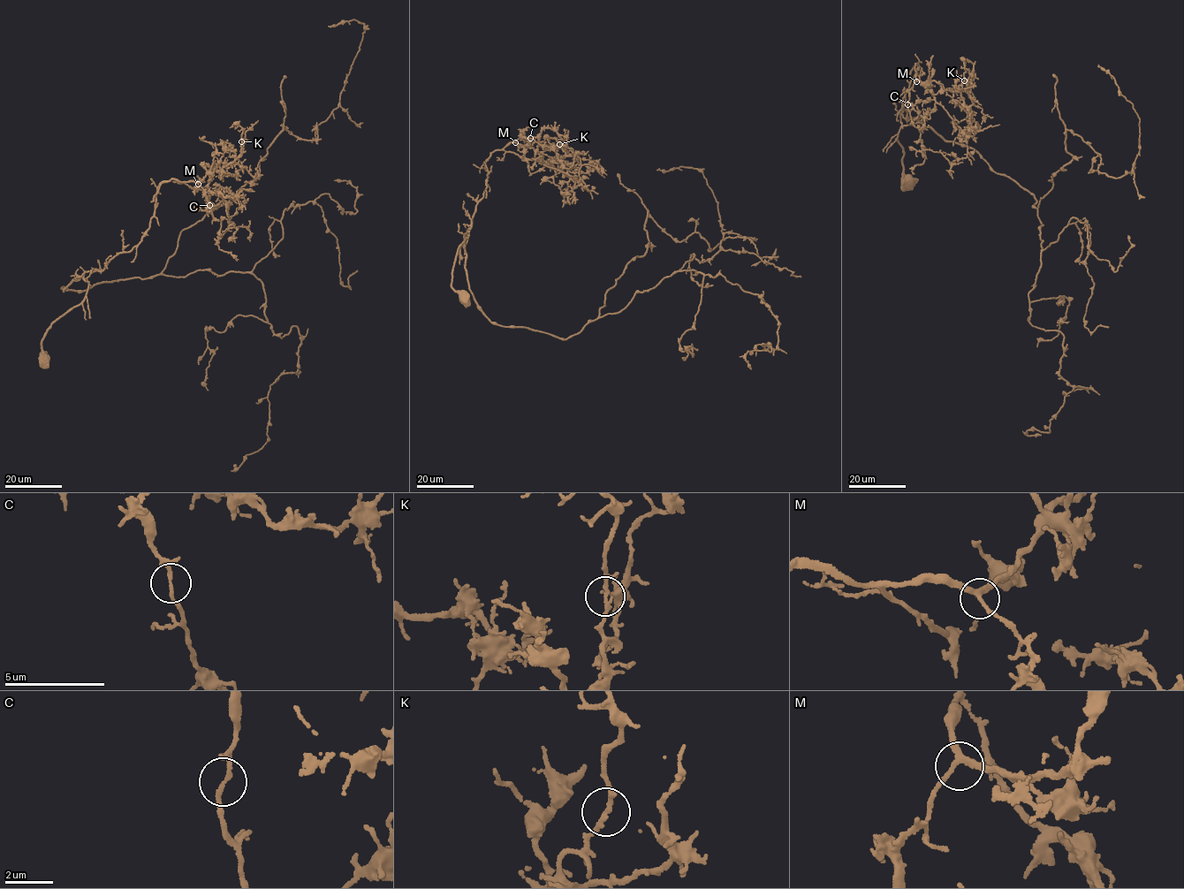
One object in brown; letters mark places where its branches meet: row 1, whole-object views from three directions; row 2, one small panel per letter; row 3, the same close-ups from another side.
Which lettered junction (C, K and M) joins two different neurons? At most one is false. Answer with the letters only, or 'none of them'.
none of them

